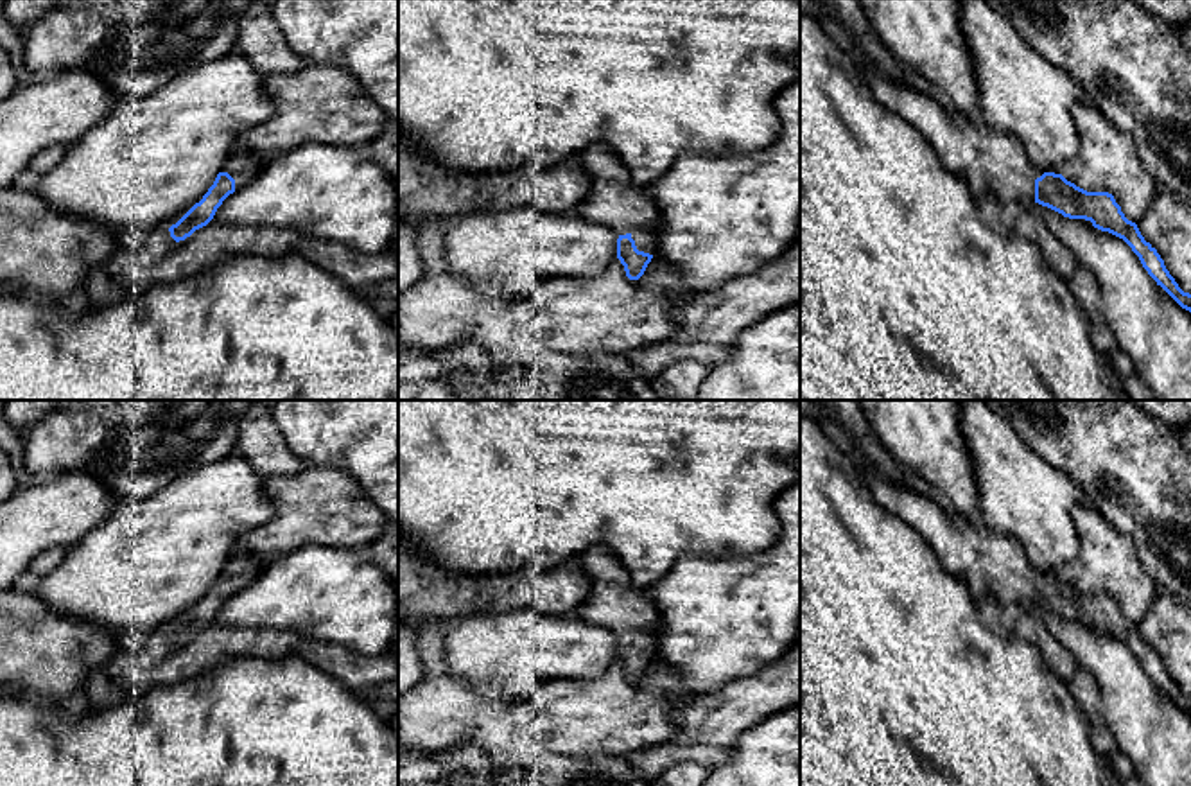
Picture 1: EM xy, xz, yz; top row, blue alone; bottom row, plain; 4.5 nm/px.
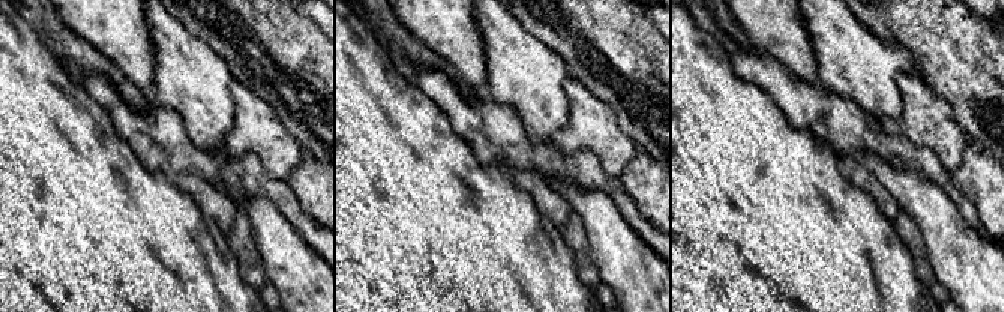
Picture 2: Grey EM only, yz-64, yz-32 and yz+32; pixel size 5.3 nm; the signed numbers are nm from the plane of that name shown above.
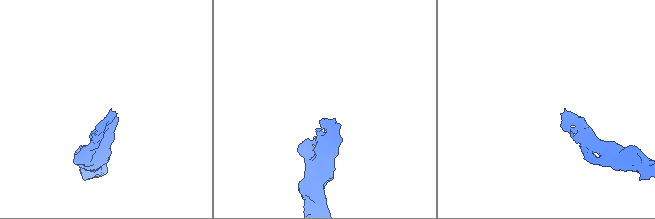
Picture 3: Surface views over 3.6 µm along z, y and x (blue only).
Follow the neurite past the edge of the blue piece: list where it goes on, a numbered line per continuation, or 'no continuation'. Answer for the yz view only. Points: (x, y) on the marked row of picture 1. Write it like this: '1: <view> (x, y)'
1: yz (996, 165)

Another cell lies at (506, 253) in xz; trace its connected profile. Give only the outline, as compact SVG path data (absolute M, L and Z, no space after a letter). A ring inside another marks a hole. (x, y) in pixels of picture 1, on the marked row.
M540 206L470 214L445 233L445 271L474 284L486 298L522 298L547 276L597 276L617 258L619 235L574 214Z

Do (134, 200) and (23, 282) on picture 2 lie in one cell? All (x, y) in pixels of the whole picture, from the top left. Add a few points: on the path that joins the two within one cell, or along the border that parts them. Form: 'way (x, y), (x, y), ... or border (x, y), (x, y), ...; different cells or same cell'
way (107, 227), (50, 282); same cell

